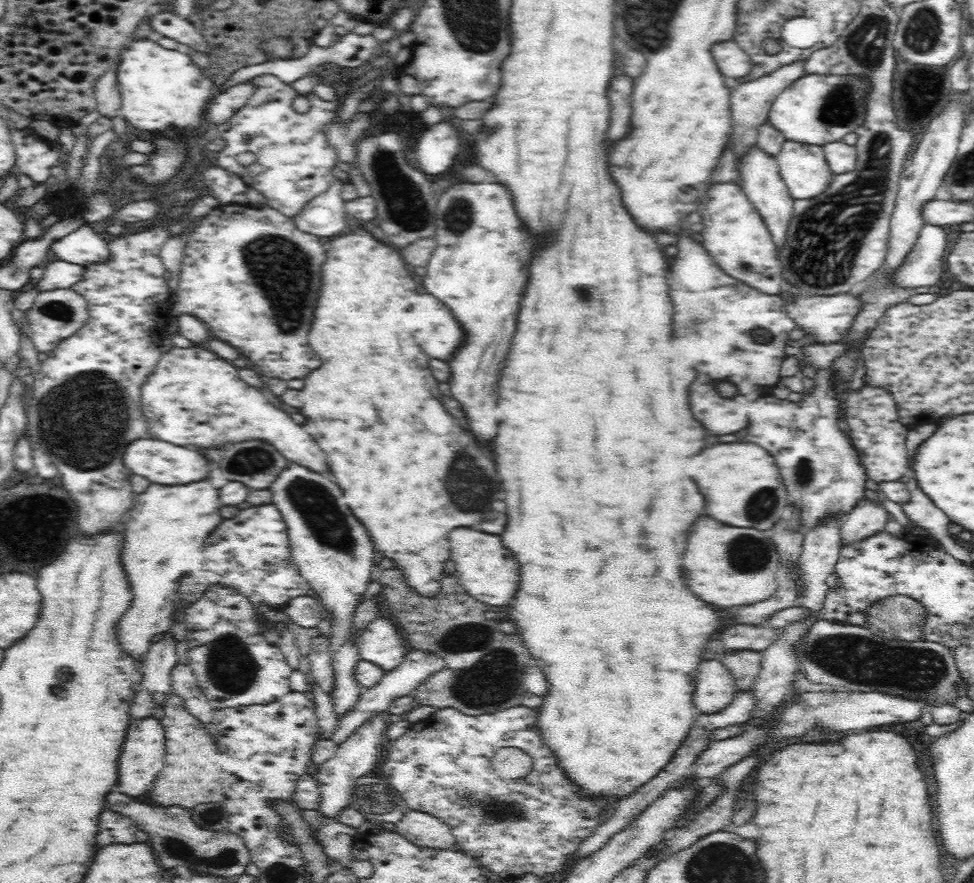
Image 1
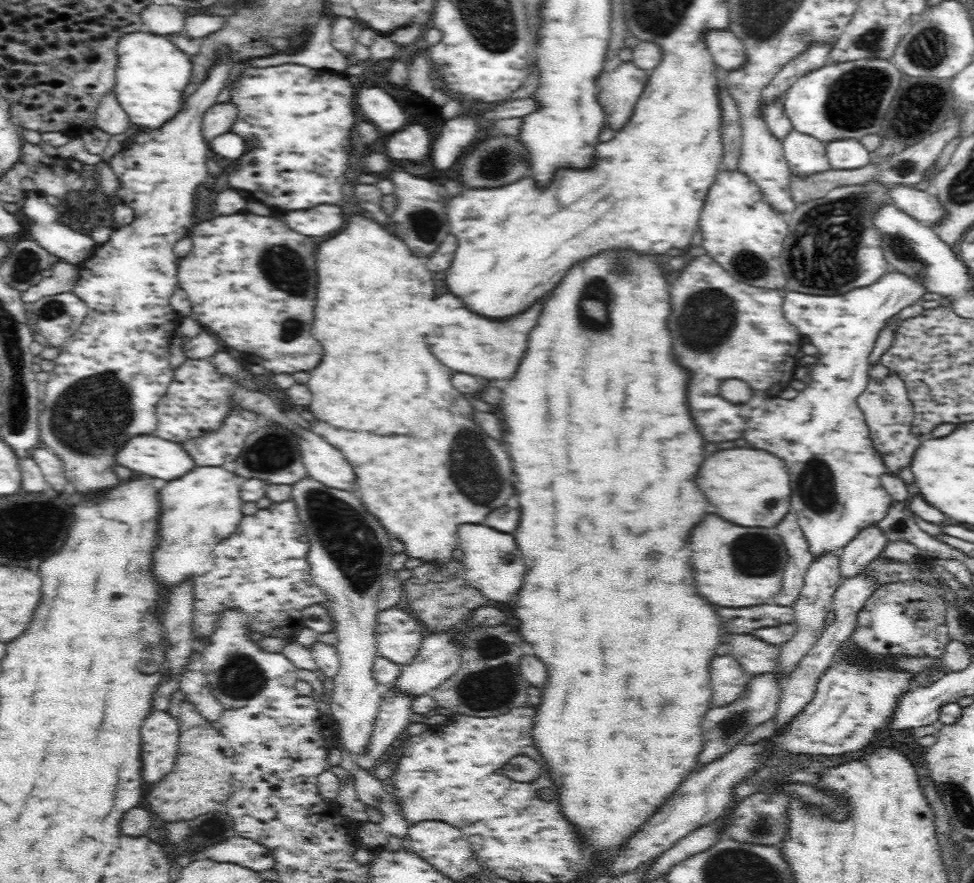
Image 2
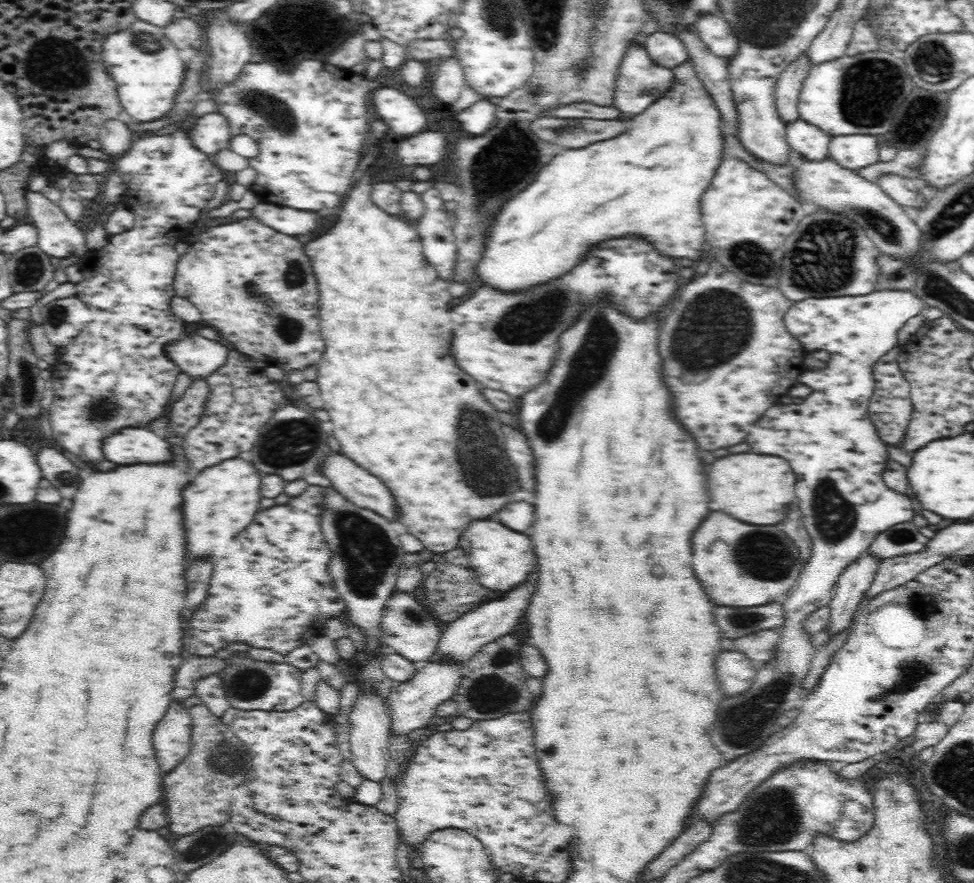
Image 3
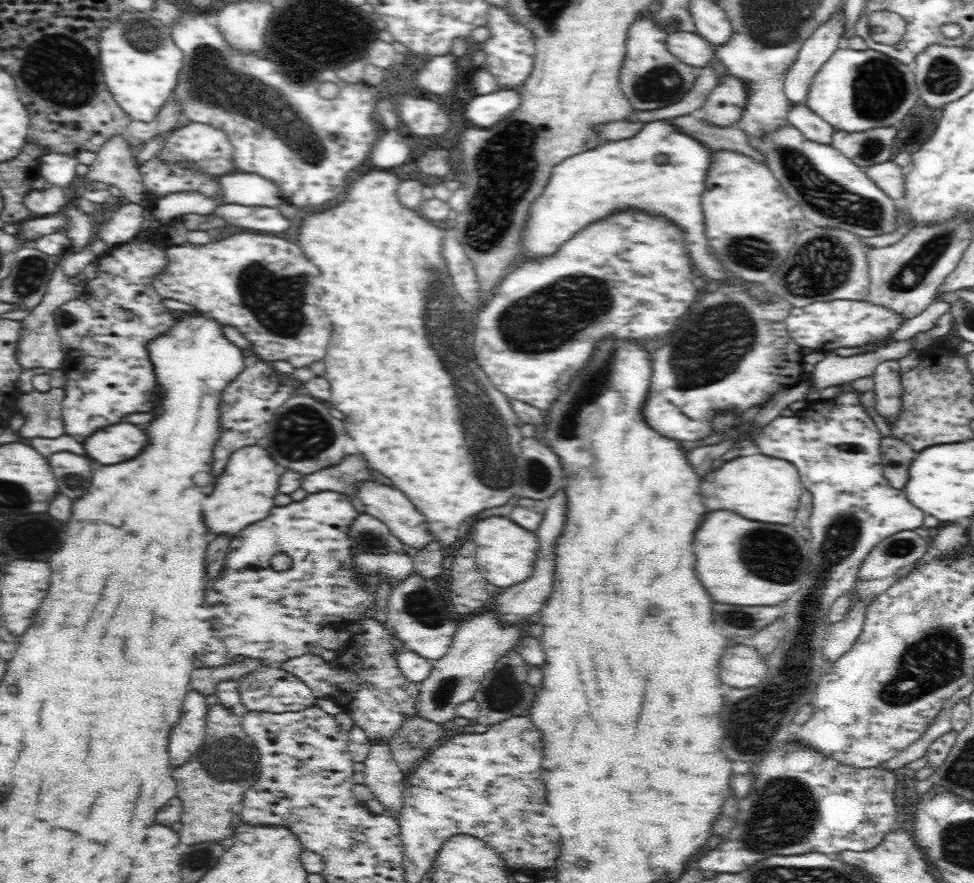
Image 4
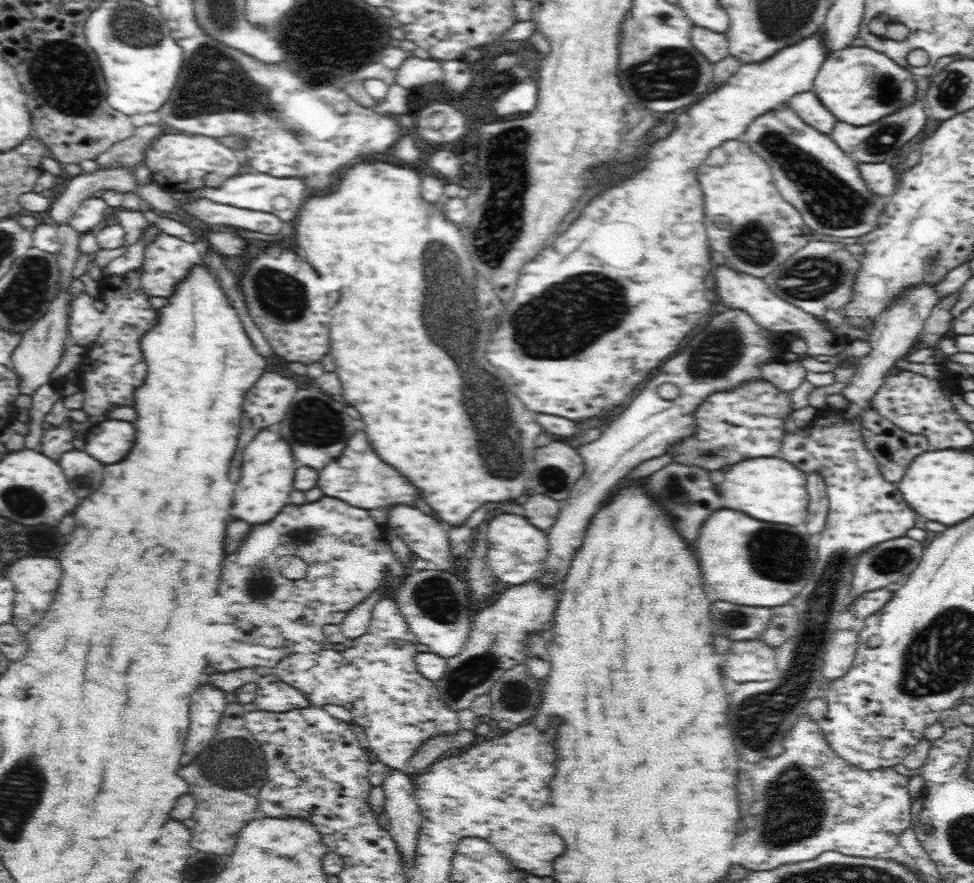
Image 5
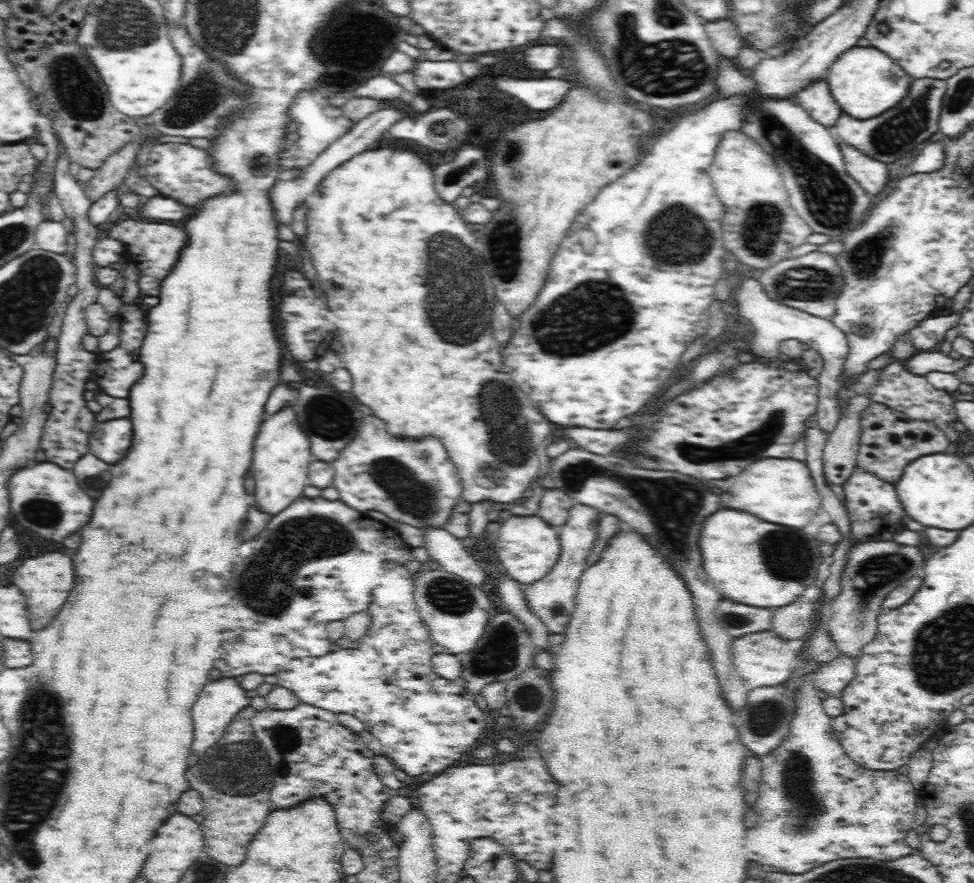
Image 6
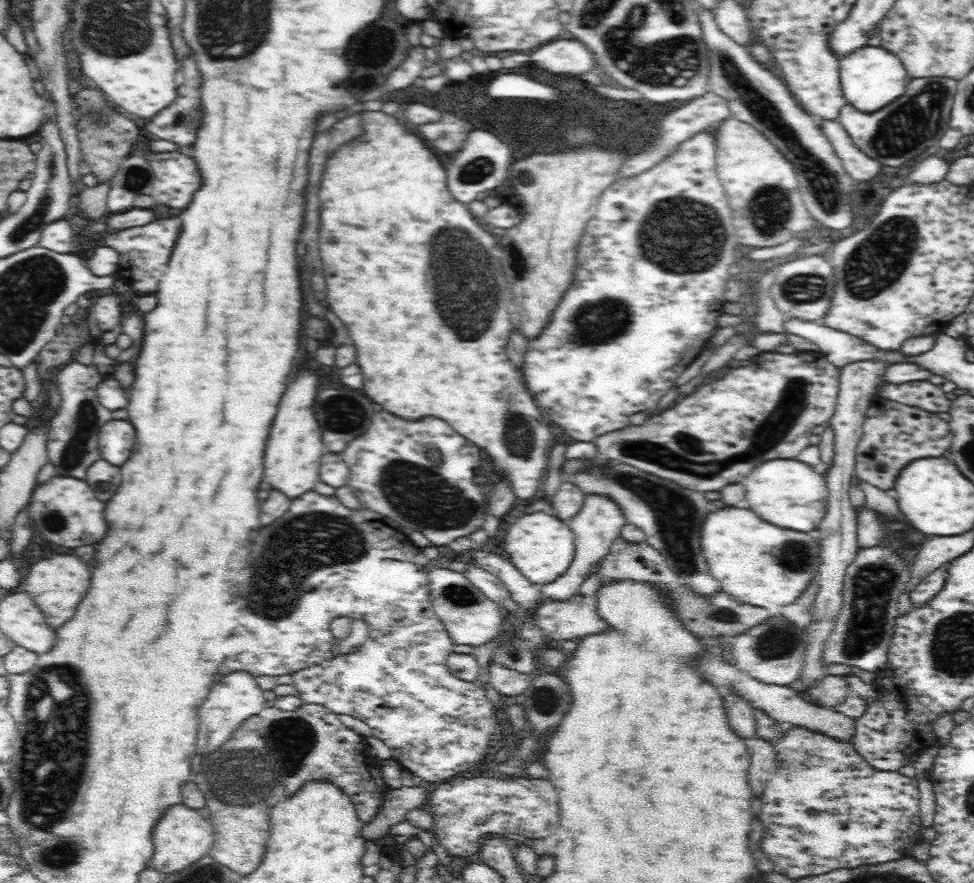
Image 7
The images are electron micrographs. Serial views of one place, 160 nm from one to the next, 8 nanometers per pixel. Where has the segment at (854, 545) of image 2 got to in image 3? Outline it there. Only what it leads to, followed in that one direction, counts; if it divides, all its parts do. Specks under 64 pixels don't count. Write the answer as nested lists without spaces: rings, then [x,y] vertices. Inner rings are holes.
[[[866,551],[842,570],[842,574],[833,584],[832,600],[827,606],[830,609],[829,626],[827,627],[829,635],[837,633],[848,625],[852,626],[851,620],[861,609],[862,595],[872,583],[880,560],[879,556]]]

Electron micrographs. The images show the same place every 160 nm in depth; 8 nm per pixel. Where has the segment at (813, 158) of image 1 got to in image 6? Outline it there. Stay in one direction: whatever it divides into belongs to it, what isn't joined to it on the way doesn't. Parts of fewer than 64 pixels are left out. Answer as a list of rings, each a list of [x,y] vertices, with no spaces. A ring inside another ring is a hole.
[[[826,80],[809,85],[808,89],[794,95],[794,102],[802,106],[808,114],[812,114],[812,120],[816,120],[822,126],[834,126],[838,116],[842,113],[836,101],[830,97],[830,91],[826,87]]]

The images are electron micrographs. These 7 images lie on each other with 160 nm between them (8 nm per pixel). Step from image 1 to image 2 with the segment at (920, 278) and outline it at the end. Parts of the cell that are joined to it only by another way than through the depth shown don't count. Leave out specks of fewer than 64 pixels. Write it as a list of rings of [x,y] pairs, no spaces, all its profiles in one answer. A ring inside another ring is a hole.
[[[893,268],[887,271],[884,276],[881,276],[878,280],[874,281],[868,286],[858,287],[854,290],[848,292],[848,294],[841,295],[816,295],[812,294],[802,294],[802,292],[786,292],[784,294],[783,300],[783,313],[789,323],[792,323],[798,329],[800,334],[806,334],[808,338],[808,343],[814,345],[818,350],[818,361],[813,365],[813,369],[810,376],[810,382],[808,382],[808,392],[810,394],[796,394],[796,398],[764,398],[762,404],[768,404],[764,408],[764,414],[760,416],[760,422],[754,424],[754,428],[748,428],[744,430],[744,440],[748,442],[750,448],[762,448],[762,450],[768,450],[772,454],[778,454],[778,458],[784,460],[786,468],[788,468],[788,474],[790,474],[790,488],[792,488],[792,512],[796,516],[798,524],[804,533],[804,537],[807,539],[809,544],[809,550],[811,554],[815,556],[822,556],[826,552],[837,553],[846,546],[846,543],[850,542],[854,535],[864,526],[871,525],[872,523],[877,523],[881,518],[884,518],[887,508],[892,505],[894,502],[889,496],[889,493],[884,490],[884,487],[881,485],[880,477],[886,472],[882,461],[879,459],[879,455],[874,450],[871,440],[869,439],[869,430],[865,425],[861,410],[857,407],[855,403],[856,397],[864,390],[864,387],[867,383],[867,372],[870,368],[868,363],[868,356],[872,352],[876,339],[880,333],[880,330],[884,328],[886,320],[892,318],[896,314],[899,314],[901,310],[907,306],[920,302],[920,298],[926,294],[926,285],[916,277],[908,275],[908,273],[902,273],[900,271],[895,271]]]

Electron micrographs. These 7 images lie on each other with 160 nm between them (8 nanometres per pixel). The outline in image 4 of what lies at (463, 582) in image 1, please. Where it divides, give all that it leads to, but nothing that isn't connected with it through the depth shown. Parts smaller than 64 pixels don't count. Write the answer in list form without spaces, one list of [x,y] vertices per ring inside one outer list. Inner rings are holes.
[[[492,516],[479,520],[473,528],[474,540],[471,548],[476,558],[476,567],[482,578],[488,583],[498,586],[501,590],[519,584],[532,576],[534,561],[536,561],[536,536],[520,526],[504,520],[505,517]]]

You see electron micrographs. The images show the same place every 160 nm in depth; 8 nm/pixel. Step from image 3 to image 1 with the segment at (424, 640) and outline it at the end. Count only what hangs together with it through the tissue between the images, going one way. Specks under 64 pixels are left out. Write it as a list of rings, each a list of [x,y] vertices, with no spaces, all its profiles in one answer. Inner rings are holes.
[[[385,616],[369,622],[356,641],[359,660],[371,662],[384,673],[394,670],[407,654],[401,633],[394,622]]]

